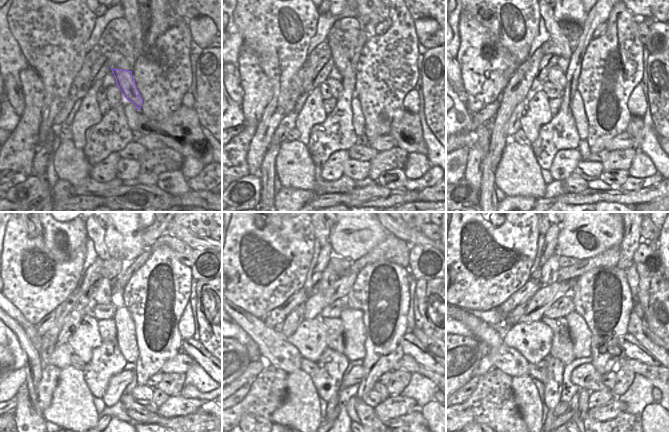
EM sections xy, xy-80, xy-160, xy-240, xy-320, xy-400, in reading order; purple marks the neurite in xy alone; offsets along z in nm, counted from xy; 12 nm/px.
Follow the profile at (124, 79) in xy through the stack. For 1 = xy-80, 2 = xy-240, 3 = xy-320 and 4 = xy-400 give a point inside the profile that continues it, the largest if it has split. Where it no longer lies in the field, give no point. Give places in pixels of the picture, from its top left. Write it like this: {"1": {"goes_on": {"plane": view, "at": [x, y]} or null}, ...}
{"1": {"goes_on": {"plane": "xy-80", "at": [341, 59]}}, "2": {"goes_on": {"plane": "xy-240", "at": [95, 232]}}, "3": {"goes_on": {"plane": "xy-320", "at": [322, 232]}}, "4": {"goes_on": {"plane": "xy-400", "at": [541, 232]}}}

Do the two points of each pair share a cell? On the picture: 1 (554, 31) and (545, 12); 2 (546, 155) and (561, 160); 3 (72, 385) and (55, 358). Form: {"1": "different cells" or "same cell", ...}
{"1": "same cell", "2": "different cells", "3": "different cells"}

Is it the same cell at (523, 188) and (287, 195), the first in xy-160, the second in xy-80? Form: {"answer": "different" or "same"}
{"answer": "different"}

